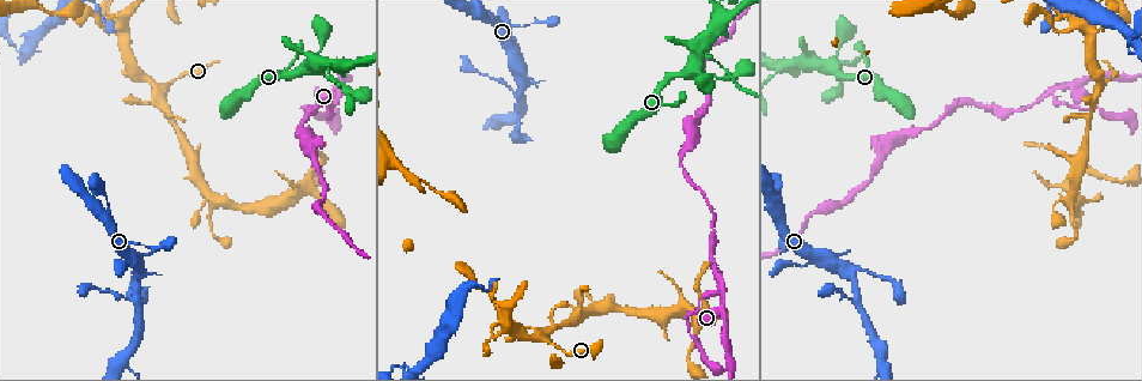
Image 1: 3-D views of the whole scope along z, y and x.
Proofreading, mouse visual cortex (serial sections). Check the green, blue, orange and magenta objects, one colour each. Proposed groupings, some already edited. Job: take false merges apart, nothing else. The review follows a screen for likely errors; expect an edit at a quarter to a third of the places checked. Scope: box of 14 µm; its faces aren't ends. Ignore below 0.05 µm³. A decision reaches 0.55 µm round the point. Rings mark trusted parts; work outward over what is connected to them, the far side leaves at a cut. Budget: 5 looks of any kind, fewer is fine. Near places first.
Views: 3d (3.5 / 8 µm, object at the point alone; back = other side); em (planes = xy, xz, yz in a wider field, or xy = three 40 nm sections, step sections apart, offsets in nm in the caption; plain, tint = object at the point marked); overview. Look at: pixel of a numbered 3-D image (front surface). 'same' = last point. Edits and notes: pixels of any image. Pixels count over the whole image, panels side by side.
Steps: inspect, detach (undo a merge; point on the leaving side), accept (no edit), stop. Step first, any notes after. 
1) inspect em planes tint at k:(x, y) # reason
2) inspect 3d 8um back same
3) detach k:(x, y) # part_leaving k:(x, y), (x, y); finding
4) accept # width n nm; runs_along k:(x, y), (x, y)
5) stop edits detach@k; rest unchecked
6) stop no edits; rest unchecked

inspect 3d 8um at 1:(524, 82) # thin arm on a thick one

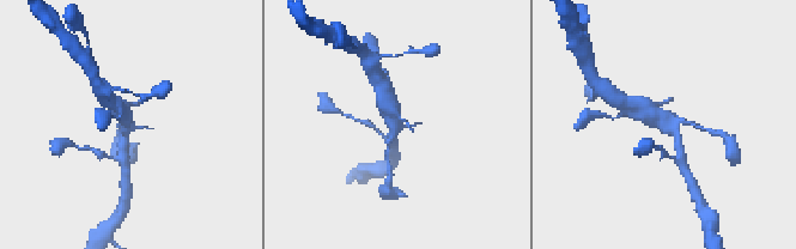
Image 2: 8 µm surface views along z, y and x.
inspect em xy step 1 tint at 2:(397, 126) # now the EM

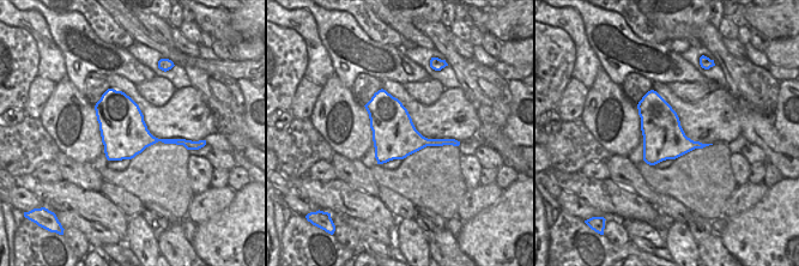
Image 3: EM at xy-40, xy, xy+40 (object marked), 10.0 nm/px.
accept # runs_along 2:(642, 107), (676, 132), (681, 155); continuous, no second cell

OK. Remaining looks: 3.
inspect 3d 3.5um back at 1:(339, 90) # three arms meet

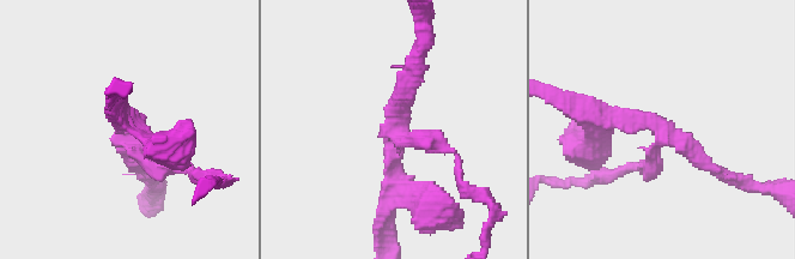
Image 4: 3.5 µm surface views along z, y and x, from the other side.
inspect em xy step 3 tint at 4:(392, 131) # arms 3; arm_widths 200, 200, 200 nm

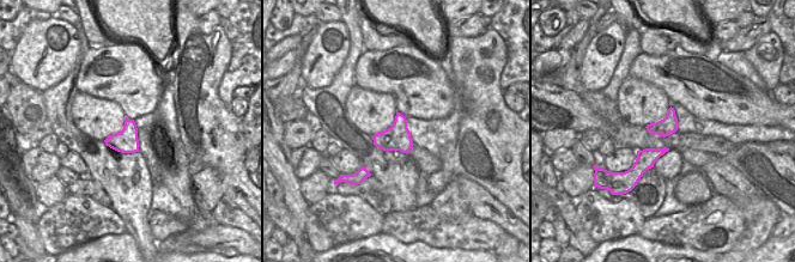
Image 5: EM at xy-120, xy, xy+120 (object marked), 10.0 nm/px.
inspect em planes tint same

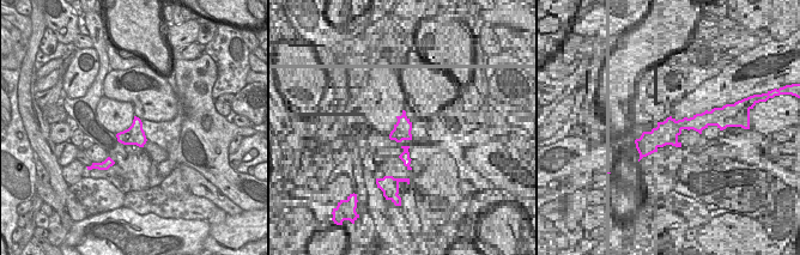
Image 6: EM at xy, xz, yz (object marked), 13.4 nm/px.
accept # width 260 nm; runs_along 4:(606, 130), (653, 122), (720, 174); one cell here

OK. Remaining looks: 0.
stop no edits; rest unchecked

